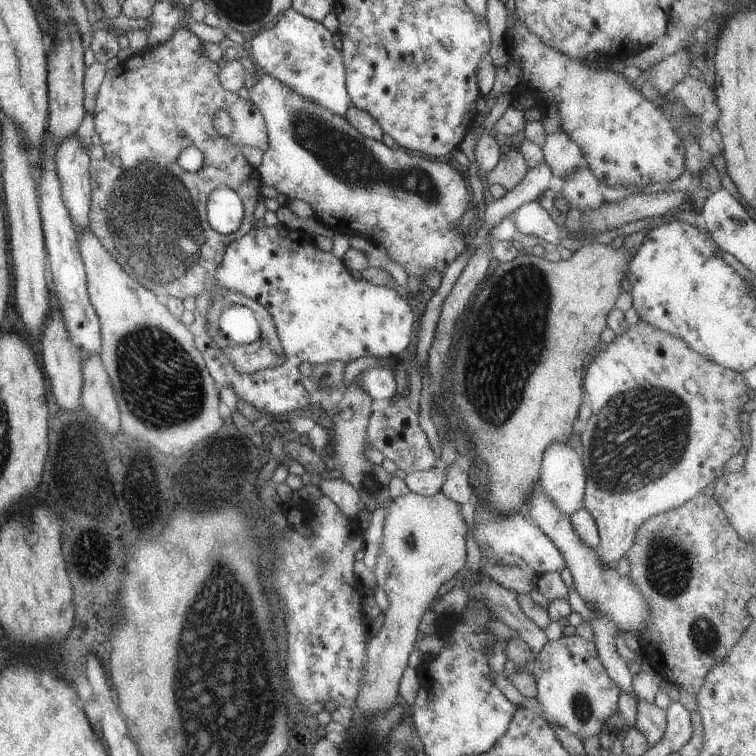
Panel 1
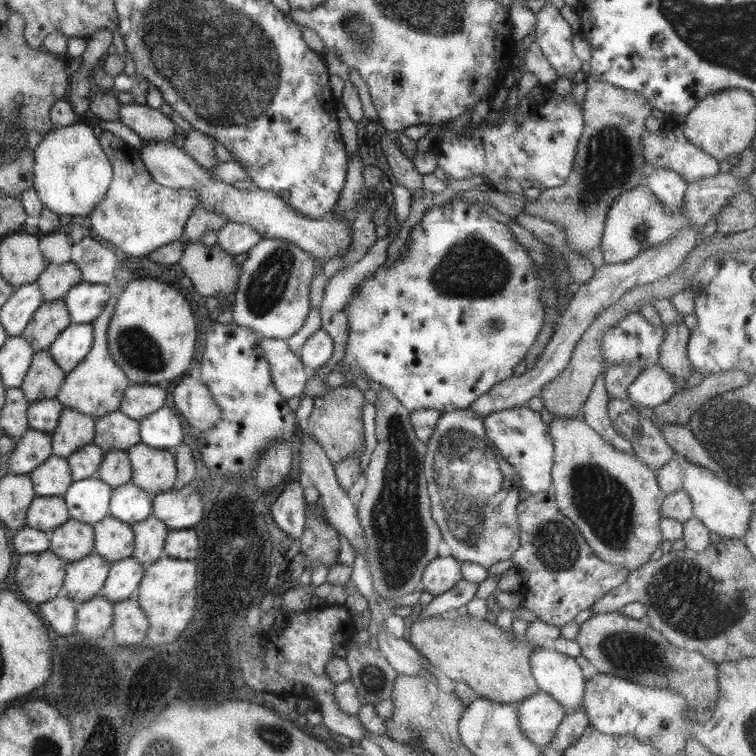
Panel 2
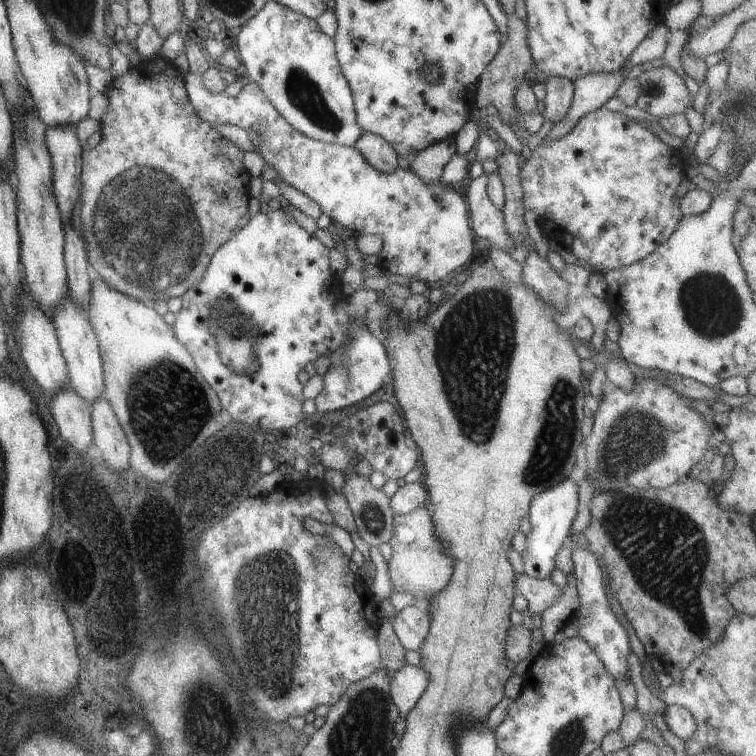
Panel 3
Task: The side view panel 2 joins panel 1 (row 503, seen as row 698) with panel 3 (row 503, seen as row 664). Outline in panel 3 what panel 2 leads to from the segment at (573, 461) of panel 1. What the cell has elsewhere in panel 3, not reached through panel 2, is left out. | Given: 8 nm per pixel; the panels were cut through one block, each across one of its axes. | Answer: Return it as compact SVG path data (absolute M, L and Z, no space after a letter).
M570 477L533 496L526 516L530 522L530 531L525 535L526 548L521 555L525 575L536 579L549 578L550 572L554 569L555 553L564 545L570 534L575 512L577 512L577 483Z

